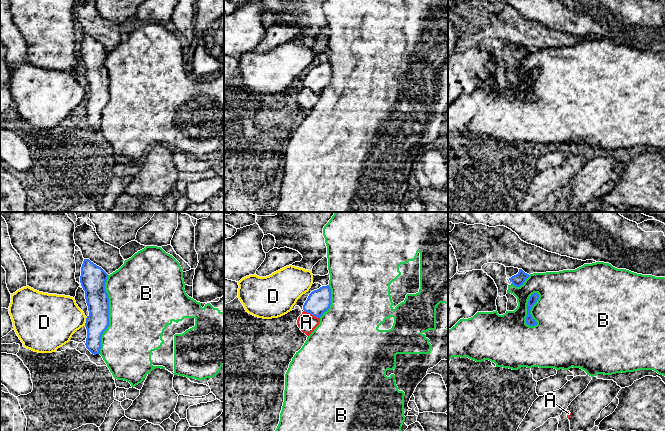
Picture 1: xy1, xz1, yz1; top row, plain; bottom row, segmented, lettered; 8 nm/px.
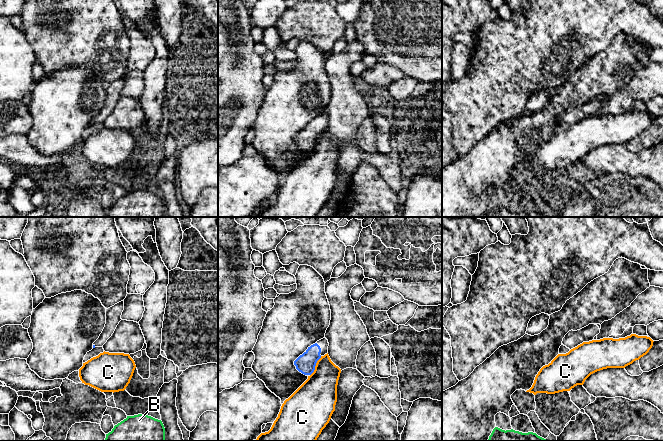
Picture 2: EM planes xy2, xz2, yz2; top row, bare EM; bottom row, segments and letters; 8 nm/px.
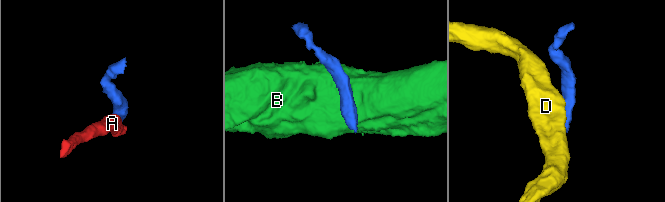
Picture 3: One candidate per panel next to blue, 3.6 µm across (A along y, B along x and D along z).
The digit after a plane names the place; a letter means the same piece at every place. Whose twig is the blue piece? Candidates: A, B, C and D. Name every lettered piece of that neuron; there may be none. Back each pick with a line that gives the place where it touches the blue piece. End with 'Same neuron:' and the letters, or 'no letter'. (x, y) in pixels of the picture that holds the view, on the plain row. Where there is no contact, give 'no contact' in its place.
Same neuron: no letter

